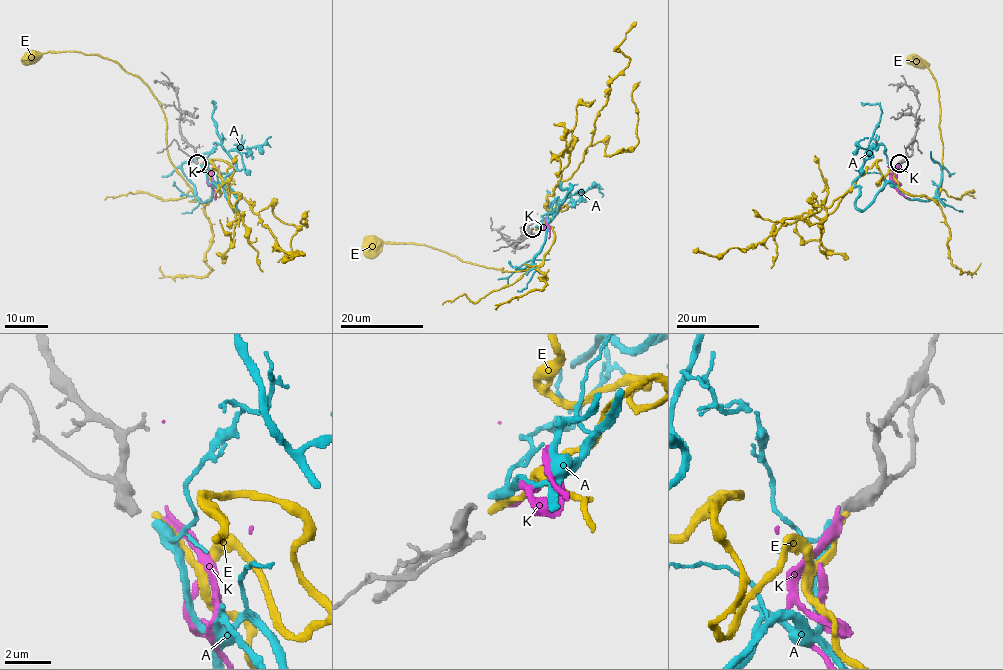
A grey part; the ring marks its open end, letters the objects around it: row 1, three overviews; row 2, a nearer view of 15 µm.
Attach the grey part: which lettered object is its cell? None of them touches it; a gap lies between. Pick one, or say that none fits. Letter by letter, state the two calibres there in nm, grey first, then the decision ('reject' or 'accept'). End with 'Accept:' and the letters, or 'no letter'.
A: 360 nm thick on the grey side, 400 nm on the other; accept
E: 360 nm thick on the grey side, 280 nm on the other; reject
K: 360 nm thick on the grey side, 300 nm on the other; reject
Accept: A

